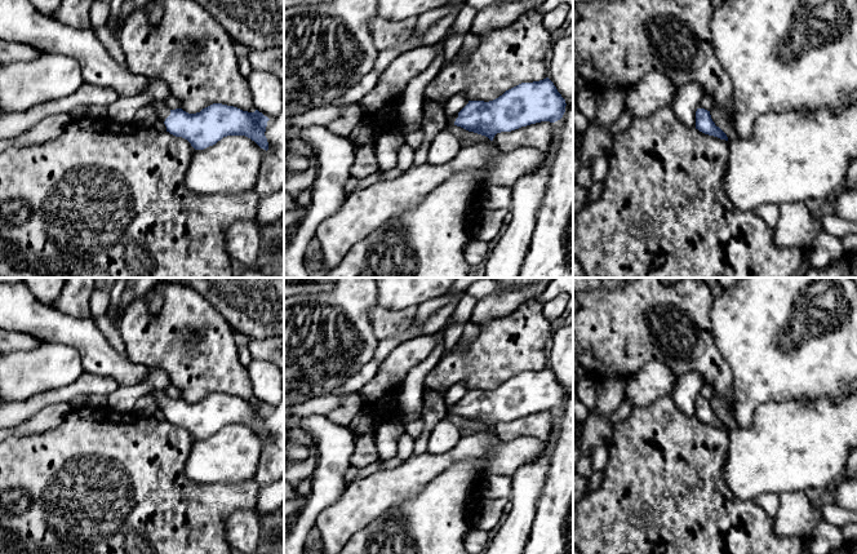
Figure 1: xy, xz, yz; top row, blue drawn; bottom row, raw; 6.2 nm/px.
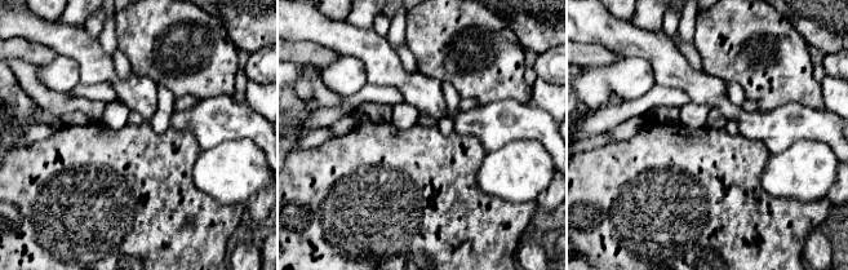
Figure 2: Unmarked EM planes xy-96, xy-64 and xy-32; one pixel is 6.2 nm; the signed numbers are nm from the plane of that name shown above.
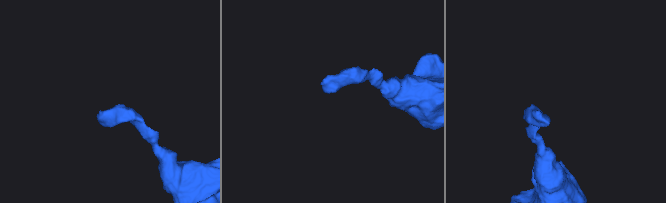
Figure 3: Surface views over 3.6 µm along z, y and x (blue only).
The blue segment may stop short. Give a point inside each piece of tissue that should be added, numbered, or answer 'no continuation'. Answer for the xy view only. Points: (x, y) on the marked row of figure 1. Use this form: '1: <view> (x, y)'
1: xy (163, 111)

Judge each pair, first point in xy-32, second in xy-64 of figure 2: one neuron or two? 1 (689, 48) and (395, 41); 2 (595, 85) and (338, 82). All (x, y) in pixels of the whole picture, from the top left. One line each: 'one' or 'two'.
1: two
2: one

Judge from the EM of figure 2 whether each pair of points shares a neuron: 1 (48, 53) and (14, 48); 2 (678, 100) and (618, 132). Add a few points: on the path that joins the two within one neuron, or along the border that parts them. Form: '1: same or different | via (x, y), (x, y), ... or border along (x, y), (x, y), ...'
1: same | via (40, 53), (22, 49)
2: different | border along (643, 115), (633, 115), (615, 127)

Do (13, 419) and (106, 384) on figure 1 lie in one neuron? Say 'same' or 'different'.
same

